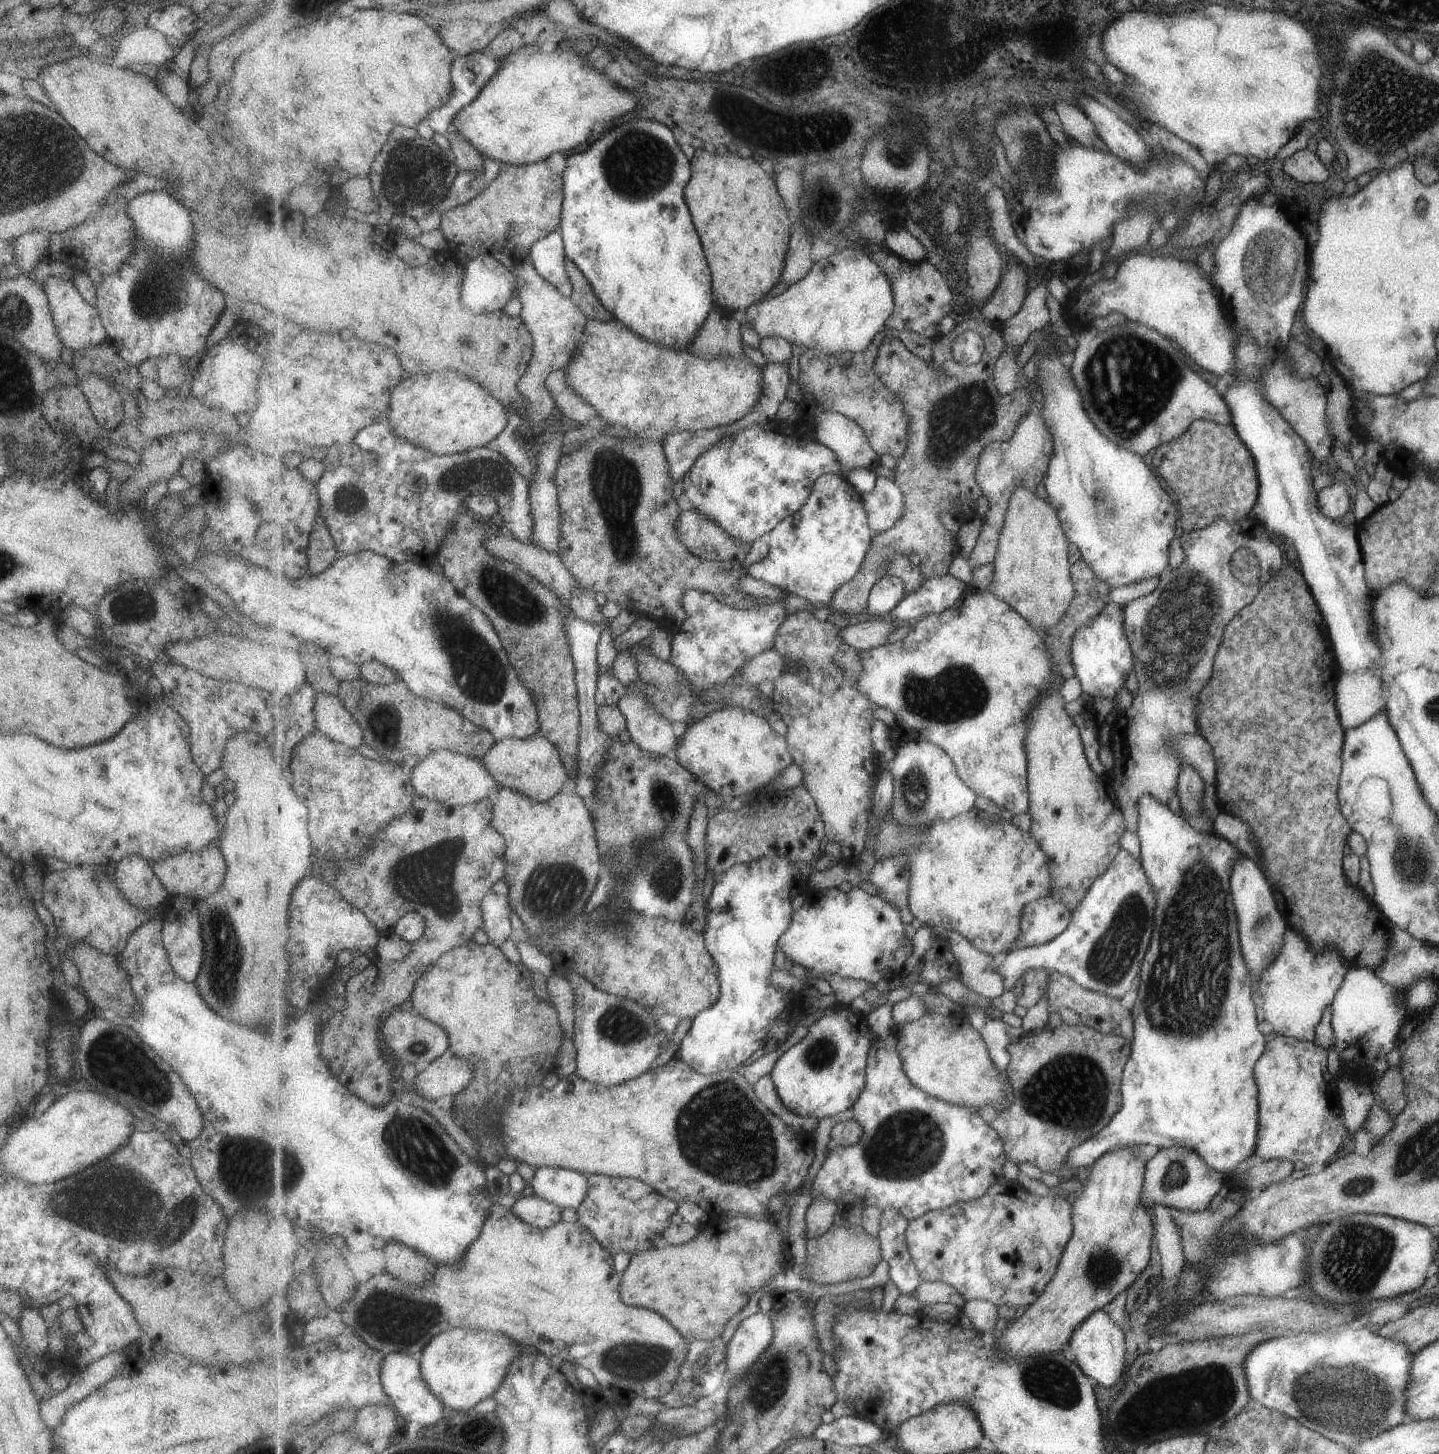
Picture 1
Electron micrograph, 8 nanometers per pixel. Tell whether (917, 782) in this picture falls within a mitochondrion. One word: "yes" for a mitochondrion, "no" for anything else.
yes

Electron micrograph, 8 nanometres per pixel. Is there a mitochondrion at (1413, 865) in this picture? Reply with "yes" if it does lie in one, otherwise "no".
yes

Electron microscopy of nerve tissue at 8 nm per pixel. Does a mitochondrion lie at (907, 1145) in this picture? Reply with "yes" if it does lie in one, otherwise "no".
yes

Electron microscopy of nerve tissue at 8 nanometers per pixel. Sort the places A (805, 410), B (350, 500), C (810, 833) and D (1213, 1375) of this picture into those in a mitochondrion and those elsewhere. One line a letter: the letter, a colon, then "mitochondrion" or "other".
A: other
B: mitochondrion
C: other
D: mitochondrion

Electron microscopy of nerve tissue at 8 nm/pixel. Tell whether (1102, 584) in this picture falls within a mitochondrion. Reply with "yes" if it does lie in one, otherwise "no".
no

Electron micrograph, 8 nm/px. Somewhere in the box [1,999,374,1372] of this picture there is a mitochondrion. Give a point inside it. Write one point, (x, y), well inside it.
(123, 1203)

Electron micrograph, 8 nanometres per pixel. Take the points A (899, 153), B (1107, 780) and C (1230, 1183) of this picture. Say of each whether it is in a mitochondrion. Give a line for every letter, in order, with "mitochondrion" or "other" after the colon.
A: mitochondrion
B: other
C: other

